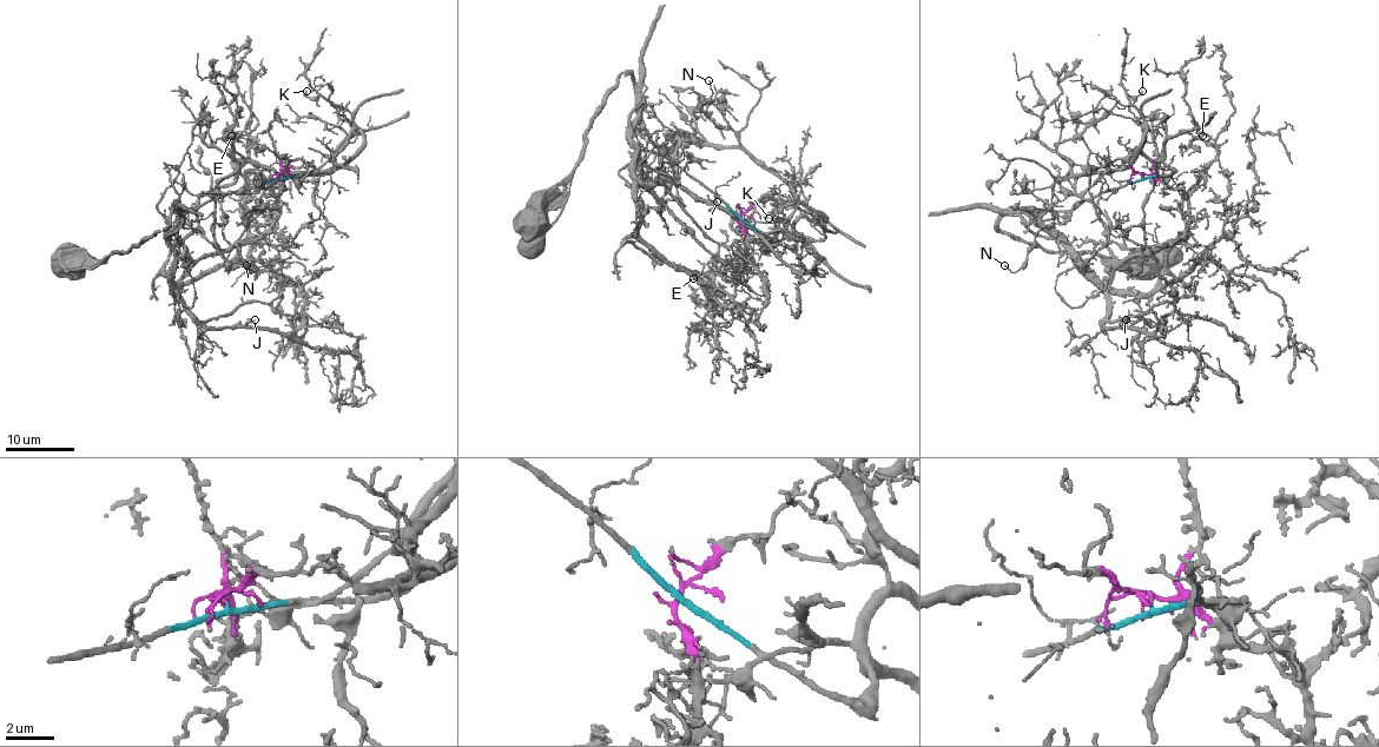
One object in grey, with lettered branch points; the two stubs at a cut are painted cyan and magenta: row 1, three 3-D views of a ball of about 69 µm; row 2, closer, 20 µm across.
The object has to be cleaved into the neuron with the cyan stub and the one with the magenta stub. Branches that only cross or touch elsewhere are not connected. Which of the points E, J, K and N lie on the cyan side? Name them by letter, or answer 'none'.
K, N

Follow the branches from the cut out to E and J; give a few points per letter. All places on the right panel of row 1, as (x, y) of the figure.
E: (1143, 176), (1179, 190), (1186, 231), (1219, 264), (1162, 284), (1182, 202), (1215, 157), (1201, 137)
J: (1143, 176), (1179, 190), (1189, 229), (1179, 239), (1133, 253), (1107, 283), (1103, 325), (1121, 328), (1126, 321)

